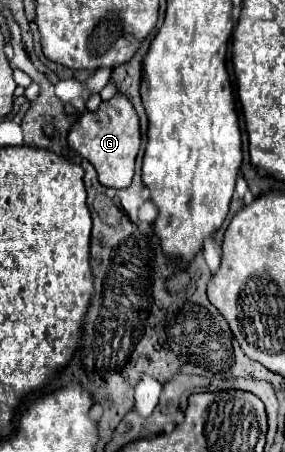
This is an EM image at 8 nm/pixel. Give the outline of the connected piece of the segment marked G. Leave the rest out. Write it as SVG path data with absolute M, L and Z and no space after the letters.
M117 93L109 101L103 101L97 111L83 111L77 123L71 127L67 141L79 155L91 161L91 165L99 175L101 185L115 189L123 189L131 185L135 157L141 147L141 129L139 129L137 111L127 99L127 95Z

